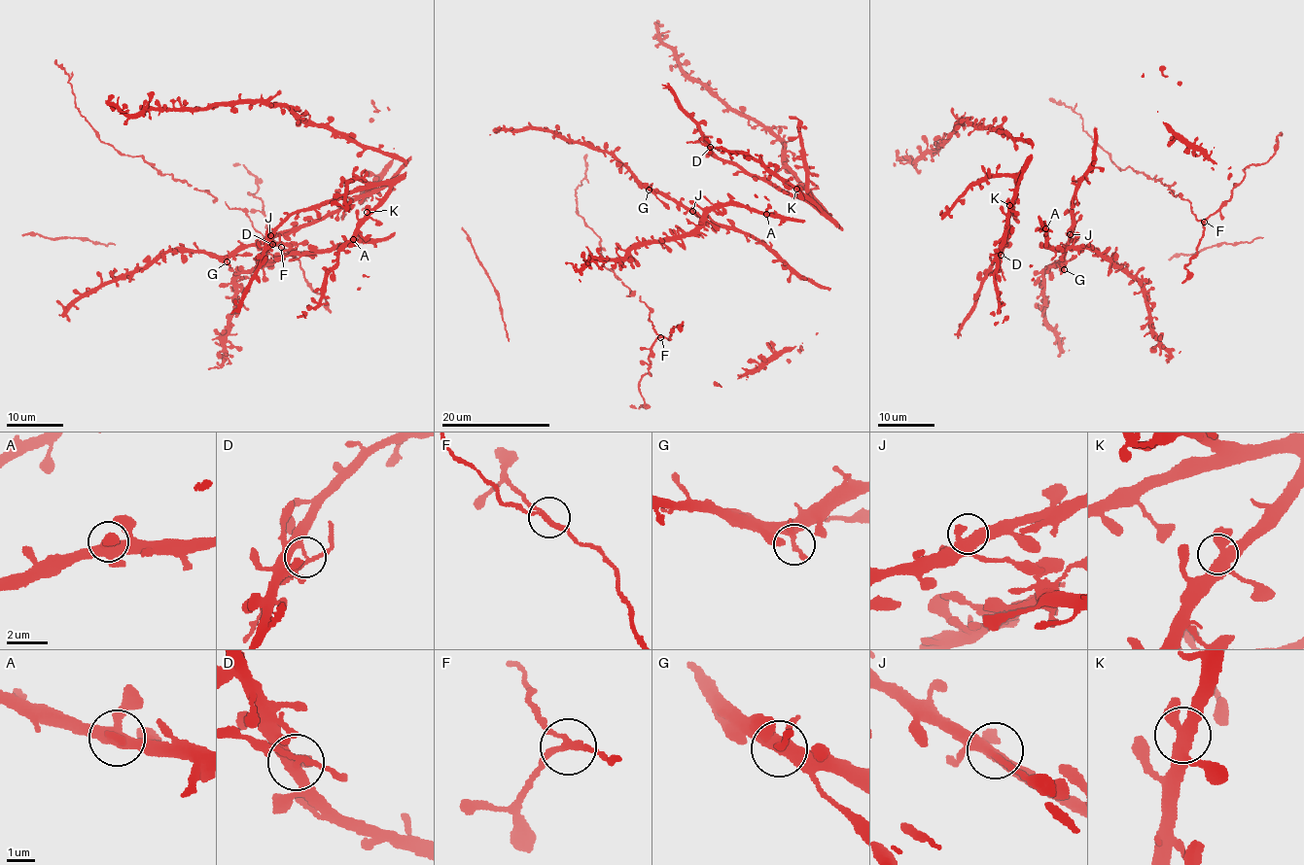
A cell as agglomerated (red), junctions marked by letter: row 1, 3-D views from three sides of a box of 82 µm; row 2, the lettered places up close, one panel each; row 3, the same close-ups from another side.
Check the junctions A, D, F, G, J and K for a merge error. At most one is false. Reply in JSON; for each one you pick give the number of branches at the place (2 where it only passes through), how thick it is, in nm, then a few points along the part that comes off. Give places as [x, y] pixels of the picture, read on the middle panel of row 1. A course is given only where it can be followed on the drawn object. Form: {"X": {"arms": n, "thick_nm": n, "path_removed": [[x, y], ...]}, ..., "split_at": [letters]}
{"D": {"arms": 4, "thick_nm": 200, "path_removed": [[710, 148], [697, 142], [687, 143]]}, "split_at": ["D"]}

